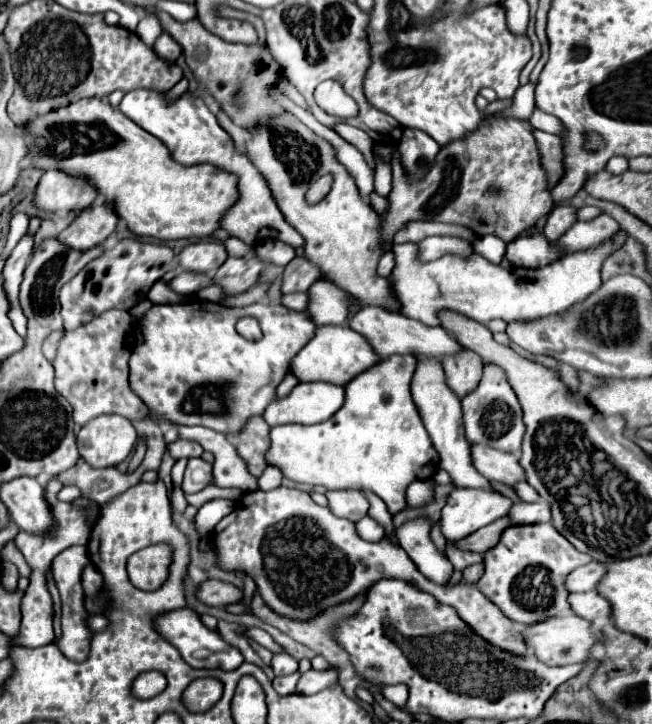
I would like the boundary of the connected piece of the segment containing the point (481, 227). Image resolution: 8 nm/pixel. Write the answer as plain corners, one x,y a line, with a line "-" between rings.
484,117
474,131
470,131
464,139
454,139
448,145
442,145
434,165
422,179
410,179
406,169
400,163
400,151
394,147
392,151
392,173
394,187
388,197
390,211
380,215
382,223
382,239
392,241
392,235
412,219
426,221
444,221
444,223
460,223
464,227
472,227
476,235
496,235
510,243
518,233
526,227
532,227
540,217
548,215
554,205
554,199
548,191
548,175
540,163
538,143
534,139
534,127
526,119
514,117

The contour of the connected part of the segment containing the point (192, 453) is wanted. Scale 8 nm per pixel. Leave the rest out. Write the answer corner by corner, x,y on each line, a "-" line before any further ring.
178,439
174,443
168,443
166,449
168,449
170,457
174,457
174,459
180,459
180,457
200,457
202,451
204,451
200,447
200,443
186,441
186,439

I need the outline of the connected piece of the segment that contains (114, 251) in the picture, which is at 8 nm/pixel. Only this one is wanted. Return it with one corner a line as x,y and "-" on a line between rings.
122,239
112,249
106,249
98,259
90,261
88,267
78,271
62,289
60,305
64,329
76,329
108,309
130,309
144,299
150,287
172,269
174,251
166,245
144,243
138,239

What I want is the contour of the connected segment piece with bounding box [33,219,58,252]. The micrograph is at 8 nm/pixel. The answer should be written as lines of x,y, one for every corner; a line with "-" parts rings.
45,219
41,223
41,227
34,237
33,252
36,247
46,238
58,234
55,223
51,219

